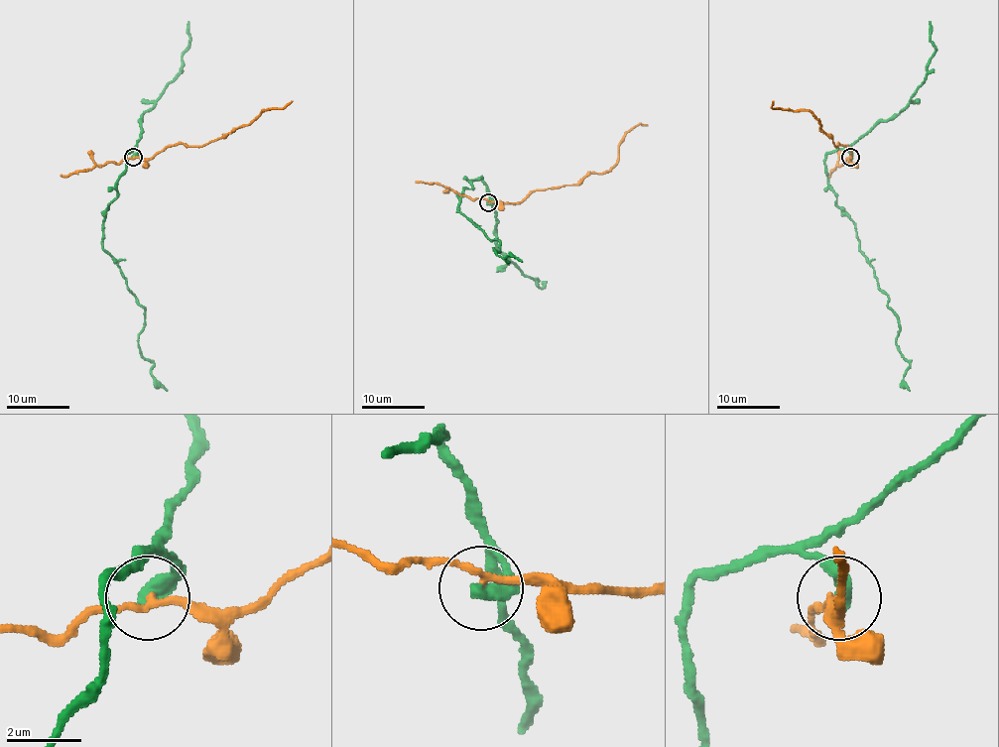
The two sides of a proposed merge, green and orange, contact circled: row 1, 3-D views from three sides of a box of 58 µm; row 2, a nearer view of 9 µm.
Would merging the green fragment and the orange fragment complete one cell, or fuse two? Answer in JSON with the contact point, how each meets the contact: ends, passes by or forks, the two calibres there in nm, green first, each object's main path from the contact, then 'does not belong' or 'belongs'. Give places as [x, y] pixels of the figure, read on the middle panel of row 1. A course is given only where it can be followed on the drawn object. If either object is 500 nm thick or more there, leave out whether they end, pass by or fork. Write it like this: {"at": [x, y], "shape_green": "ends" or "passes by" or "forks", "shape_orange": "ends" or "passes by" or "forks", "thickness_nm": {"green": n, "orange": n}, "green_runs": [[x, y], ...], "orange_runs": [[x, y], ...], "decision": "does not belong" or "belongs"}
{"at": [488, 202], "shape_green": "ends", "shape_orange": "passes by", "thickness_nm": {"green": 460, "orange": 160}, "green_runs": [[489, 203], [481, 177], [463, 190], [457, 211], [496, 239], [495, 252], [507, 261], [509, 255], [522, 261]], "orange_runs": [[489, 203], [518, 203], [534, 190], [604, 174], [618, 161], [622, 138], [647, 125]], "decision": "does not belong"}

